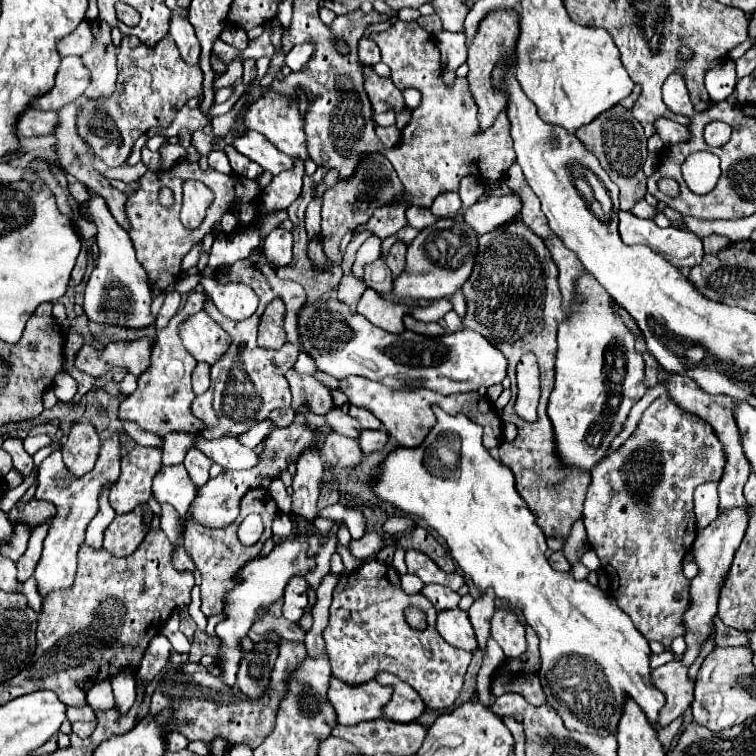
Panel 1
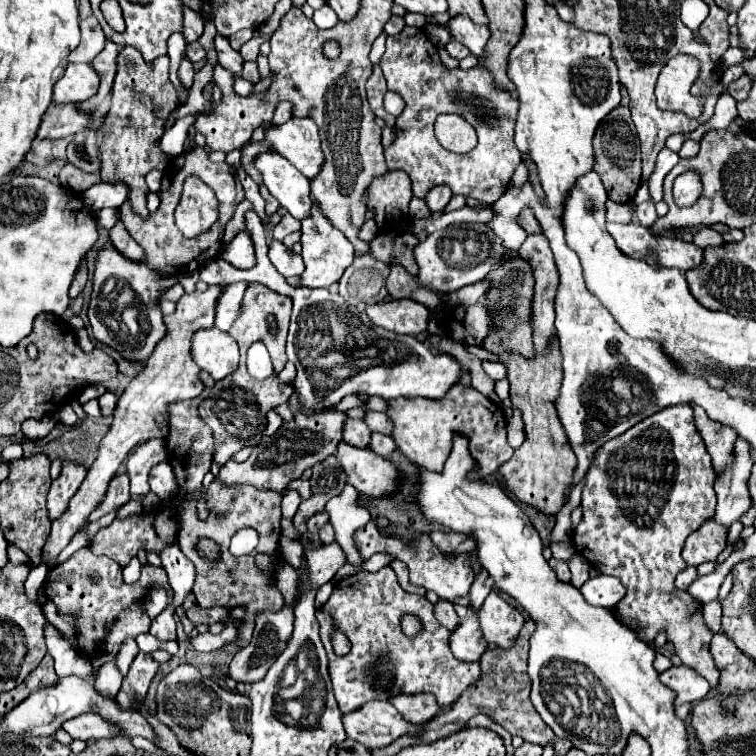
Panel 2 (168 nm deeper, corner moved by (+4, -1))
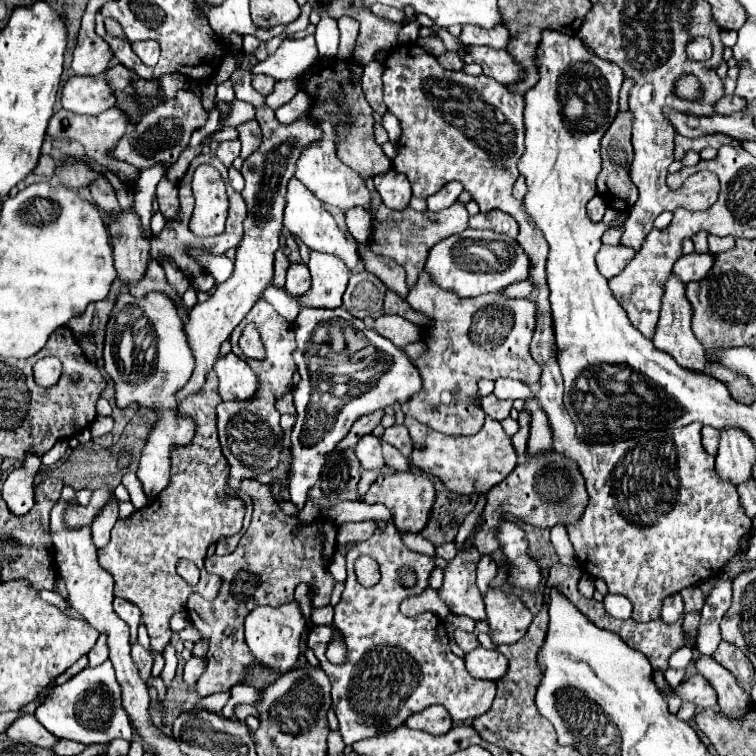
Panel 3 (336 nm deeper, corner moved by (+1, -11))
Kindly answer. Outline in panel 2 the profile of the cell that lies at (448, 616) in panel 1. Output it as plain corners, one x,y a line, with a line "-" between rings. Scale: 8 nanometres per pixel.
469,614
467,618
463,618
459,628
451,632
449,646
451,646
453,656
463,662
479,662
481,660
481,656
487,650
487,642
479,630
479,622
475,616

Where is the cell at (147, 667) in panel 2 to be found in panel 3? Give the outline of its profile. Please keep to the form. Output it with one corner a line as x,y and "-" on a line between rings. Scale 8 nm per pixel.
136,642
134,646
132,646
132,658
134,658
134,662
136,662
136,666
138,666
138,670
140,670
140,678
142,680
148,680
150,678
150,670
152,670
152,656

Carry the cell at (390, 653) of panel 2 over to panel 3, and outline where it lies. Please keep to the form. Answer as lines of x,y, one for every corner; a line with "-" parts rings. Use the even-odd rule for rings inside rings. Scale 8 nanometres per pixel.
388,524
386,530
376,530
376,536
356,544
346,554
346,562
346,588
334,606
332,626
314,626
308,634
308,646
332,680
332,708
338,716
344,744
350,746
356,740
376,736
376,732
392,730
404,724
406,716
432,704
442,704
454,722
484,714
496,696
496,684
492,680
476,680
468,674
464,660
450,650
444,622
438,616
426,612
418,618
408,618
398,610
404,598
416,596
428,586
428,576
434,568
432,558
408,550
396,528
-
362,554
374,558
380,568
380,580
370,588
362,586
354,572
354,562
-
402,568
410,568
416,574
414,586
400,584
-
334,628
342,632
348,646
348,660
342,666
334,666
326,658
326,644

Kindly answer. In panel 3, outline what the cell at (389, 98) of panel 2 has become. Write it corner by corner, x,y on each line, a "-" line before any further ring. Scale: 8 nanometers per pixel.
386,112
382,116
382,126
386,128
386,132
390,136
390,142
398,142
398,138
400,138
400,120
392,112

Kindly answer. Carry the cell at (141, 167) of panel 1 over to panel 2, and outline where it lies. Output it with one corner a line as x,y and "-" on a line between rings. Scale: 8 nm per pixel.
67,162
67,164
61,168
61,172
59,172
59,182
61,182
65,188
69,188
69,190
81,194
81,192
85,192
87,188
91,188
93,184
101,182
101,178
99,178
99,174
85,174
85,172
81,172
79,168
75,168
73,164

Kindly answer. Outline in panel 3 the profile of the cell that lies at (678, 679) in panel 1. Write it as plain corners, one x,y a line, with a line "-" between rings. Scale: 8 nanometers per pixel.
700,674
690,676
682,684
678,684
674,688
674,696
678,696
682,702
694,704
700,710
716,706
716,692
708,684
708,680
704,680
704,676
700,676

